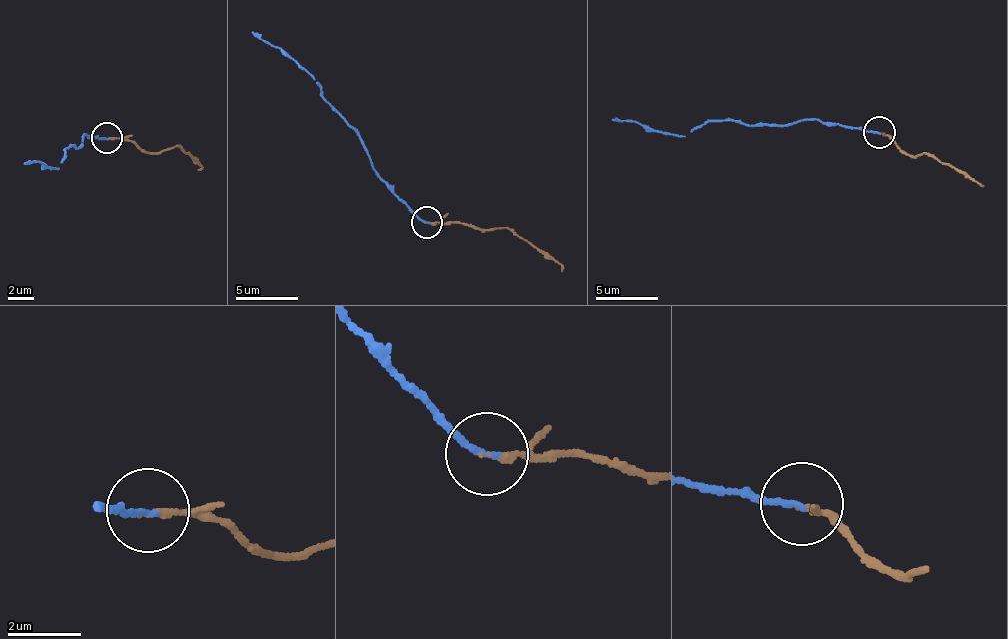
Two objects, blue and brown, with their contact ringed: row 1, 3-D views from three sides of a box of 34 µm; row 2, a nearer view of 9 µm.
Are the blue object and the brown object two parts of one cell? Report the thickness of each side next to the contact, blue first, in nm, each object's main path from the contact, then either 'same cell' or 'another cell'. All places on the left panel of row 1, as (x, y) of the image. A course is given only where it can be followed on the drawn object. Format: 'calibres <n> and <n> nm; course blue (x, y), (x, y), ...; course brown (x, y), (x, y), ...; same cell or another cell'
calibres 170 and 170 nm; course blue (107, 136), (85, 134), (83, 146), (67, 149), (57, 167), (24, 163); course brown (107, 140), (129, 138), (146, 152), (181, 147), (196, 156), (203, 169); same cell

